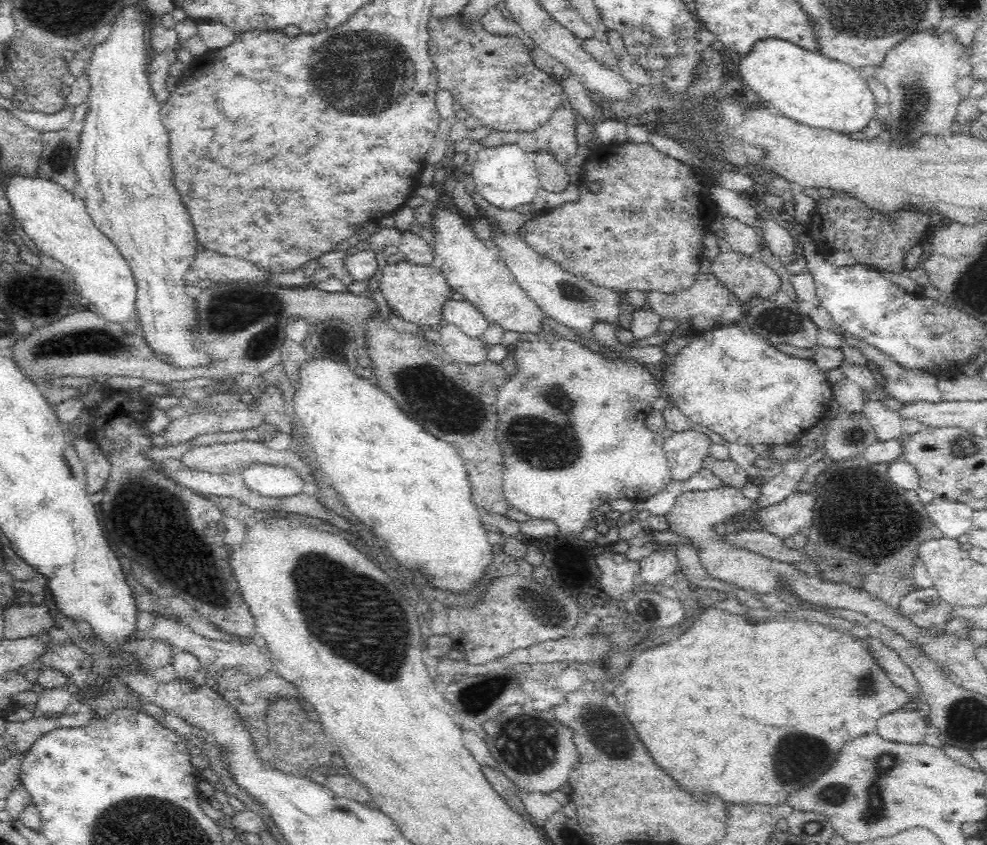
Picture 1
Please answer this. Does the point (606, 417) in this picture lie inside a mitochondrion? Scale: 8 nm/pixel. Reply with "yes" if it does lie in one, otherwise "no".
no

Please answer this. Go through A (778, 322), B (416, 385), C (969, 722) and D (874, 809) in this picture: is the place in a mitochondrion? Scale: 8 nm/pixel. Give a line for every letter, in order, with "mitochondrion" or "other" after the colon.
A: mitochondrion
B: mitochondrion
C: mitochondrion
D: mitochondrion

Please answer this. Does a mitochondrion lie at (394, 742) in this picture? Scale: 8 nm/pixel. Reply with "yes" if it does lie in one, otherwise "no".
no

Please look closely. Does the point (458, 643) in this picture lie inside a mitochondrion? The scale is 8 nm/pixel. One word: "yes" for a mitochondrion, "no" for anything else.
no

